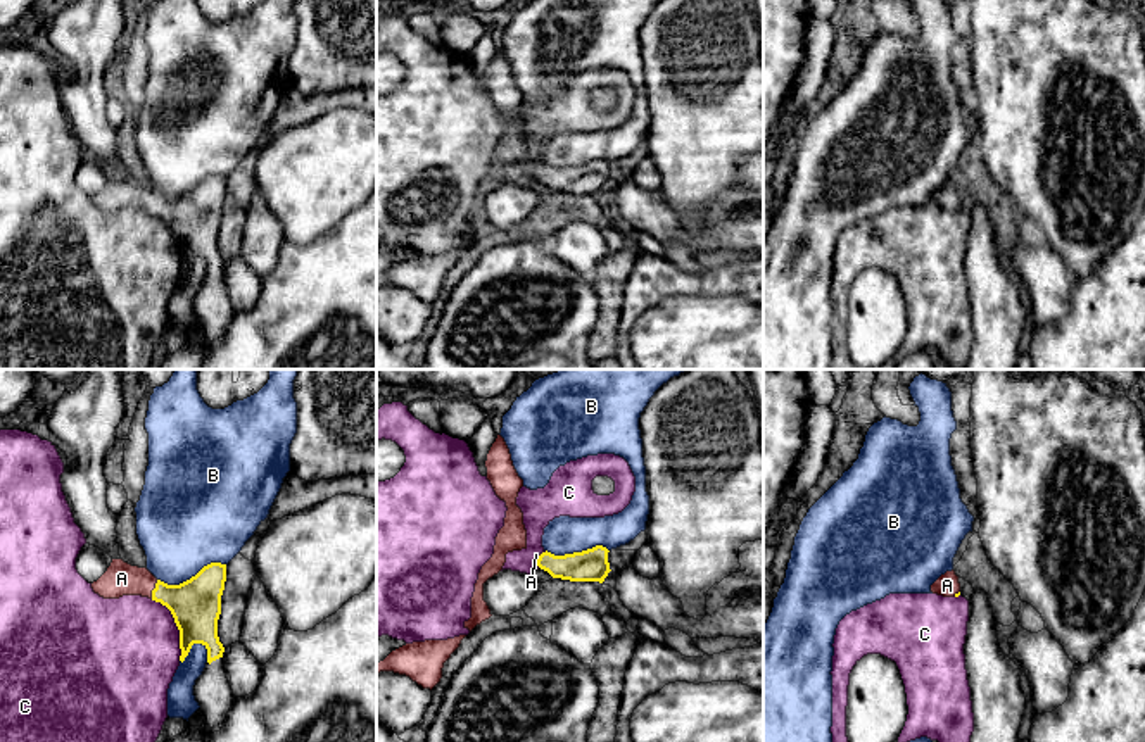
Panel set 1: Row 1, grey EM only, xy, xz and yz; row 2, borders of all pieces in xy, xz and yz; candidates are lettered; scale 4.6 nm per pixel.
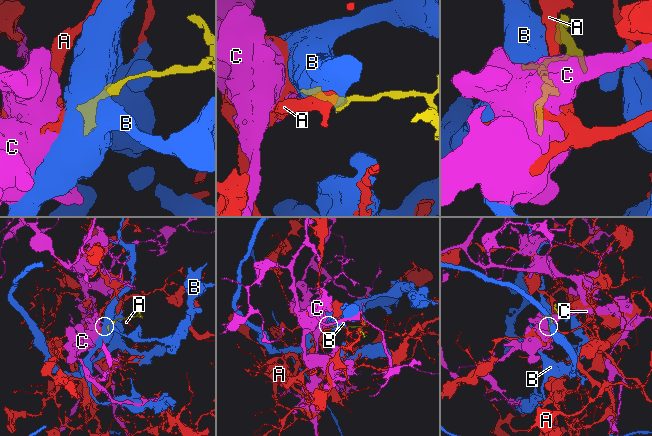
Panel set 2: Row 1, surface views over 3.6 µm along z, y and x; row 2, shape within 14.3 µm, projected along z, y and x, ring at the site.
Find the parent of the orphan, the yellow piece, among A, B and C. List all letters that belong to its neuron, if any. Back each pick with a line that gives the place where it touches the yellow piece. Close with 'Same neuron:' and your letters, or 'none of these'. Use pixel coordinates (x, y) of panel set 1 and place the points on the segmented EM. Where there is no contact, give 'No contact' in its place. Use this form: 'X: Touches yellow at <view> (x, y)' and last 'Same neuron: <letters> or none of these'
A: Touches yellow at xy (154, 589)
Same neuron: A

